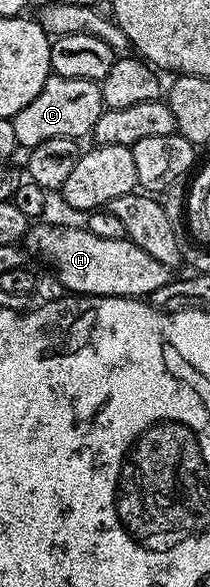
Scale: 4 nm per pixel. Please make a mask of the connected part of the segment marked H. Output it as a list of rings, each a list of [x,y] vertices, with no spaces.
[[[35,223],[26,233],[24,248],[30,254],[38,252],[44,263],[51,264],[59,282],[66,287],[63,289],[70,294],[149,298],[172,279],[172,270],[164,262],[152,258],[132,241],[100,238],[85,226],[61,228],[58,224]]]

